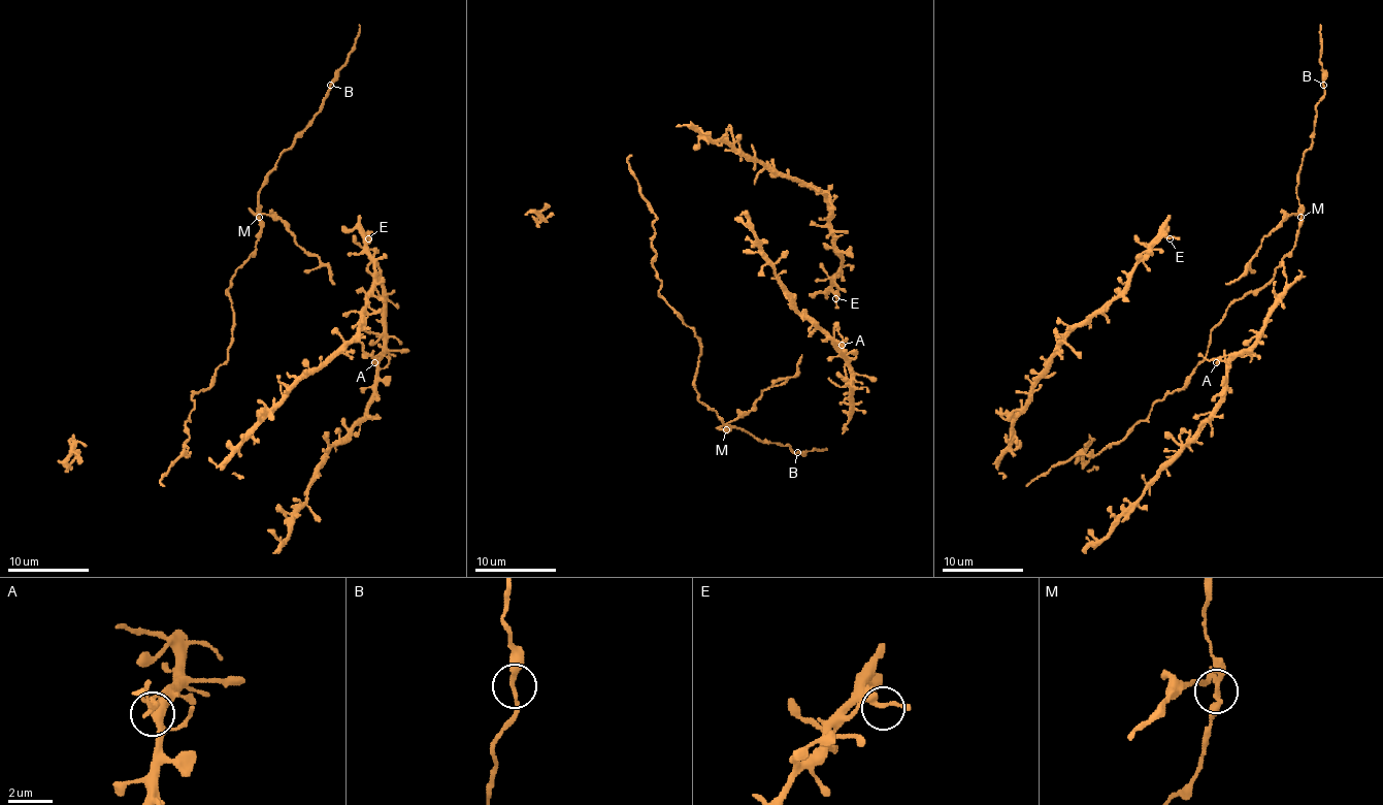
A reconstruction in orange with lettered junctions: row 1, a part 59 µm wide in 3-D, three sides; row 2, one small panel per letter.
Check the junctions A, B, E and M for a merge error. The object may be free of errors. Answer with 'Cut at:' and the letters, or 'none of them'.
Cut at: M

